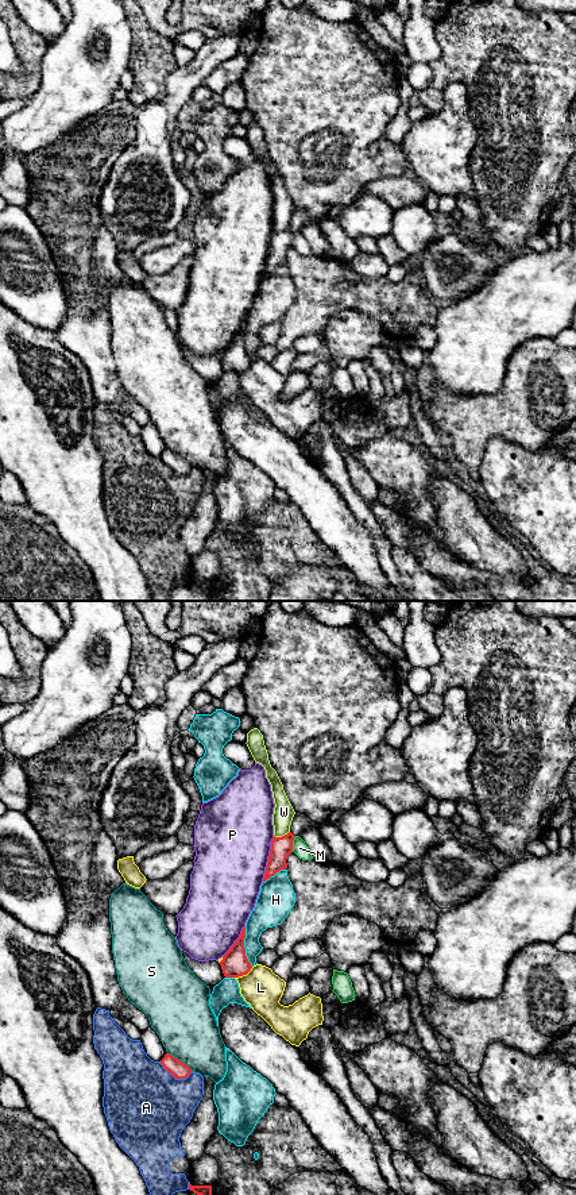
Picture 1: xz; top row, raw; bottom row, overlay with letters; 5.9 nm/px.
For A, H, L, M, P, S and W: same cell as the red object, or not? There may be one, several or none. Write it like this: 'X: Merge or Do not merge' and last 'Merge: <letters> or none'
A: Do not merge
H: Do not merge
L: Do not merge
M: Do not merge
P: Do not merge
S: Do not merge
W: Do not merge
Merge: none

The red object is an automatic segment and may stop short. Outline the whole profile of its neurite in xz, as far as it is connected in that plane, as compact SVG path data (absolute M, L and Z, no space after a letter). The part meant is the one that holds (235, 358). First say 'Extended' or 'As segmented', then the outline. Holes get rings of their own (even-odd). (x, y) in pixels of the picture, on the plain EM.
As segmented. M246 321L243 323L240 332L235 336L235 339L220 356L225 373L239 373L247 370L252 363L246 351L244 334Z

